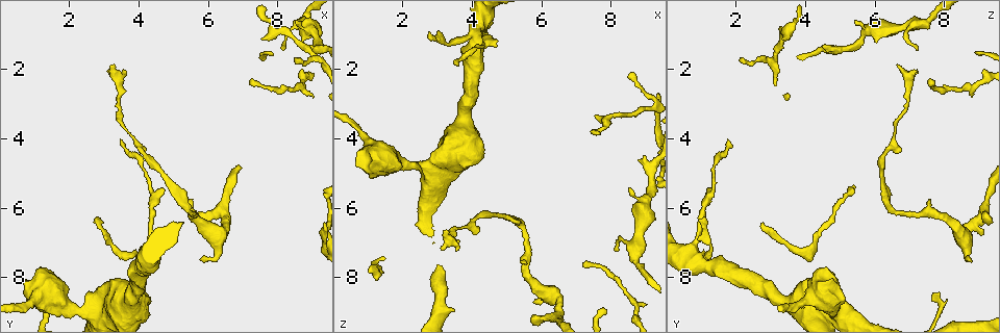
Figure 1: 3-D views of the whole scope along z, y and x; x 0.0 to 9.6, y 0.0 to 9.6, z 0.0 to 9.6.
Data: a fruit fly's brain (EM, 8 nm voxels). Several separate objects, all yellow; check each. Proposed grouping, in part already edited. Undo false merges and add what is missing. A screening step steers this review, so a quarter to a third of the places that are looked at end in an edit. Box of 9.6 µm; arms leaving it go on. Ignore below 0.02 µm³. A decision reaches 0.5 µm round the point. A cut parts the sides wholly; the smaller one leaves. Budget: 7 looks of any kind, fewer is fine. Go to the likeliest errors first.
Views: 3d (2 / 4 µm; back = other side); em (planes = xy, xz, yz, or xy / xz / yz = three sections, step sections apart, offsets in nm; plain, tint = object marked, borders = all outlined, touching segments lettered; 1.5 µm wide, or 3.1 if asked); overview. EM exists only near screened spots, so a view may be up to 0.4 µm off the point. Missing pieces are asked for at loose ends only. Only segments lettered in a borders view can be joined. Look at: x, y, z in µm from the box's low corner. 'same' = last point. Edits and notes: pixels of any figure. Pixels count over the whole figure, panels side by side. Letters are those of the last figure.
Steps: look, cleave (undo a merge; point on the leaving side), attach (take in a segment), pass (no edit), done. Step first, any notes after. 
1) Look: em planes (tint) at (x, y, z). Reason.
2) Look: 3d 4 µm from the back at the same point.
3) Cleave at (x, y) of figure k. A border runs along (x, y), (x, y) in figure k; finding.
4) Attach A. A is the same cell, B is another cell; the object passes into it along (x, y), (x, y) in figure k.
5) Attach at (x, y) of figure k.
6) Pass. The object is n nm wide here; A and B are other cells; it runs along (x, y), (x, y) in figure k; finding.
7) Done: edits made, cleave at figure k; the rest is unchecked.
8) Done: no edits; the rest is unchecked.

Look: 3d 4 µm at (8.25, 1.40, 7.25). An open end.

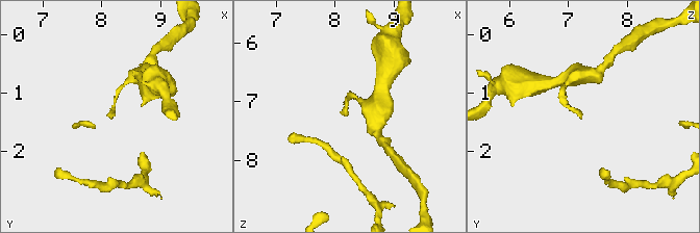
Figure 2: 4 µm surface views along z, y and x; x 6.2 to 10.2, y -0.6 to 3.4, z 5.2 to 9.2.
Look: em xy step 4 (borders) at (8.15, 1.45, 7.25). Need the tissue.

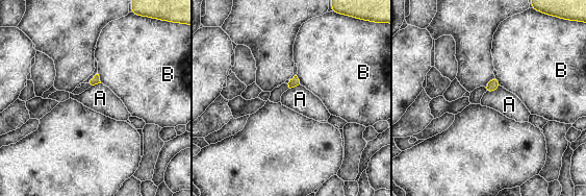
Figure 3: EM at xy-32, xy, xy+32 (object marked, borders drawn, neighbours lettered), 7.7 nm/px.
Pass. A and B are other cells; a border runs along (500, 86), (495, 90), (485, 93) in figure 3; none of them fits.

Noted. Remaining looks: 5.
Look: em planes (borders) at (8.50, 1.70, 2.25). Tapers out.

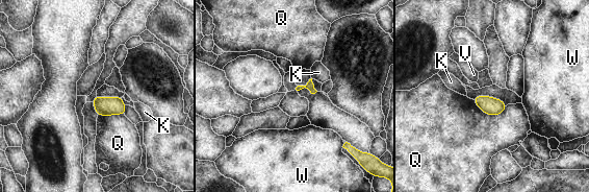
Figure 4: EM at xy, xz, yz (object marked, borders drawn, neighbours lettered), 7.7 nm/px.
Pass. K, Q, V and W are other cells; a border runs along (471, 99), (489, 115), (507, 106) in figure 4; no lettered segment goes on from it.

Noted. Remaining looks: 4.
Look: em planes (borders) at (9.05, 0.95, 5.70). Thick turns thin.

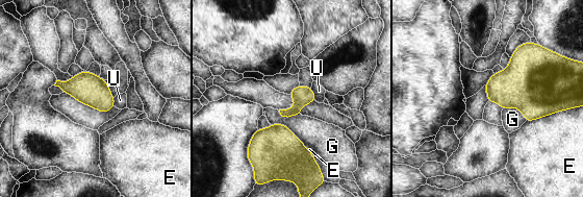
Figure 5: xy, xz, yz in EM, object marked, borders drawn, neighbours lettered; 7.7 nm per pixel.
Pass. E, G and U are other cells; a border runs along (310, 88), (315, 100) in figure 5; all the same neuron.

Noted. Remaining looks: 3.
Done: no edits; the rest is unchecked.

